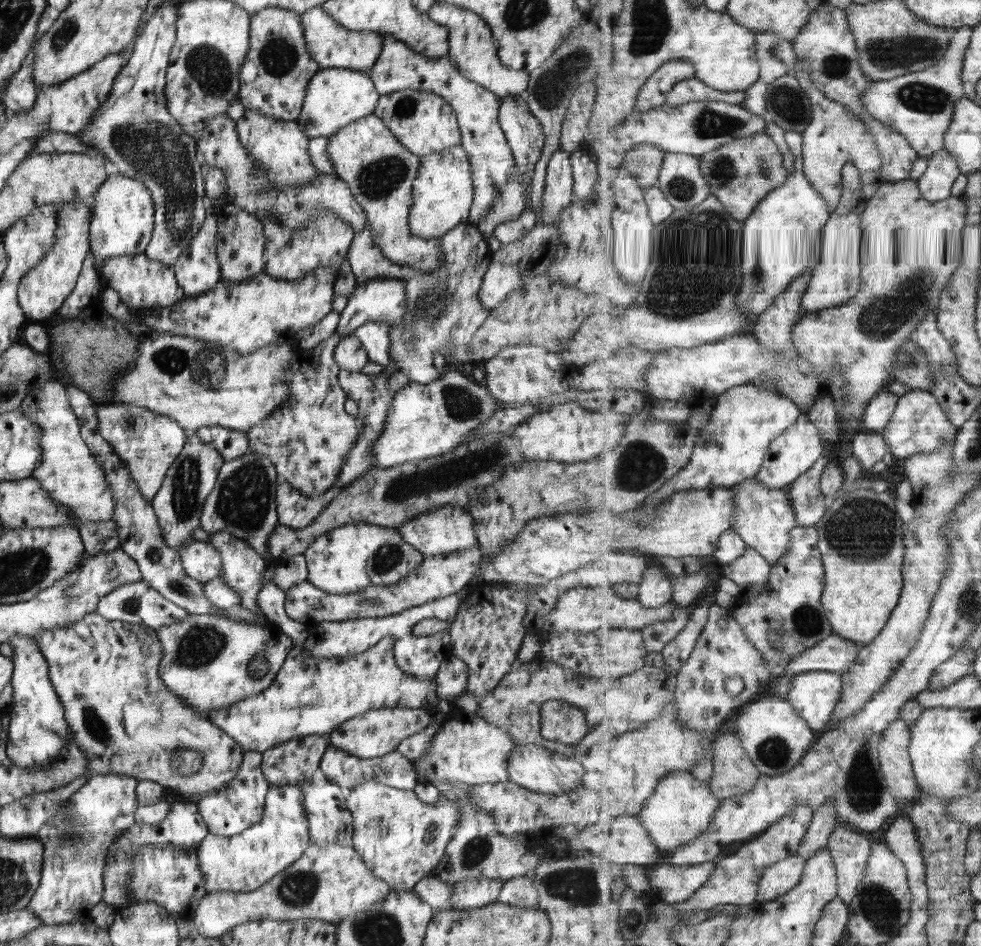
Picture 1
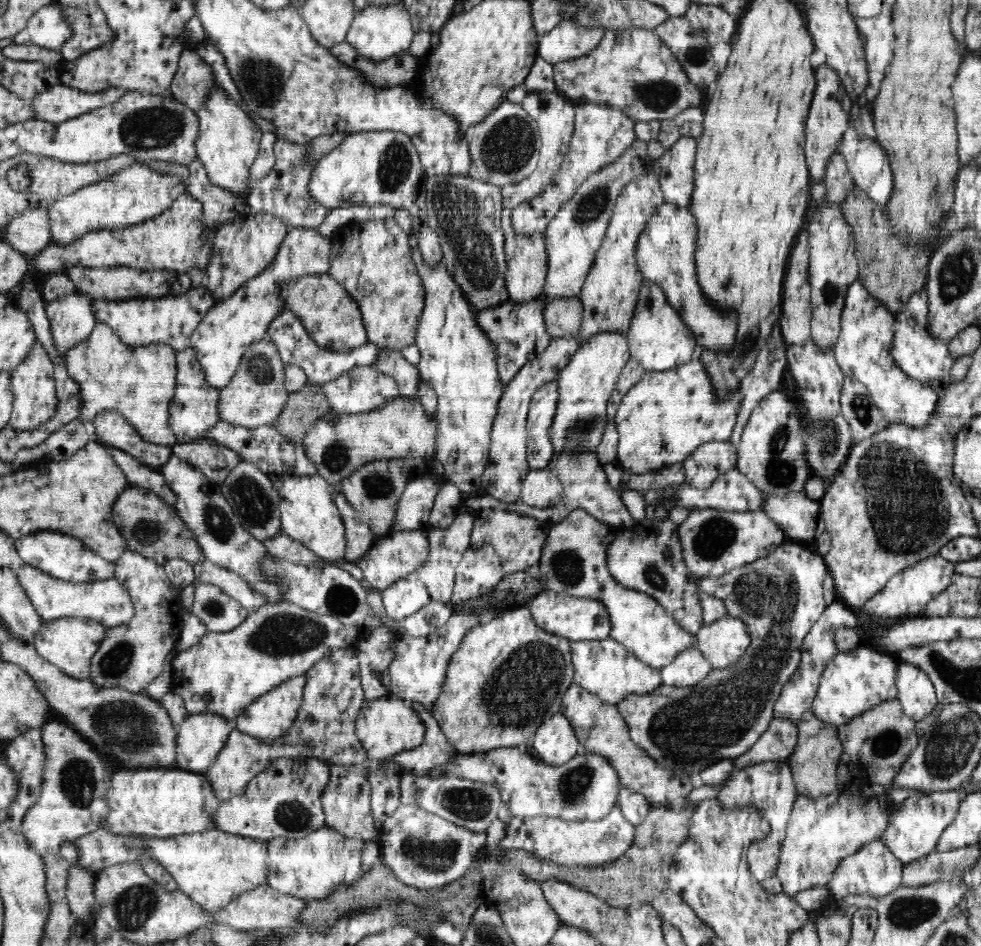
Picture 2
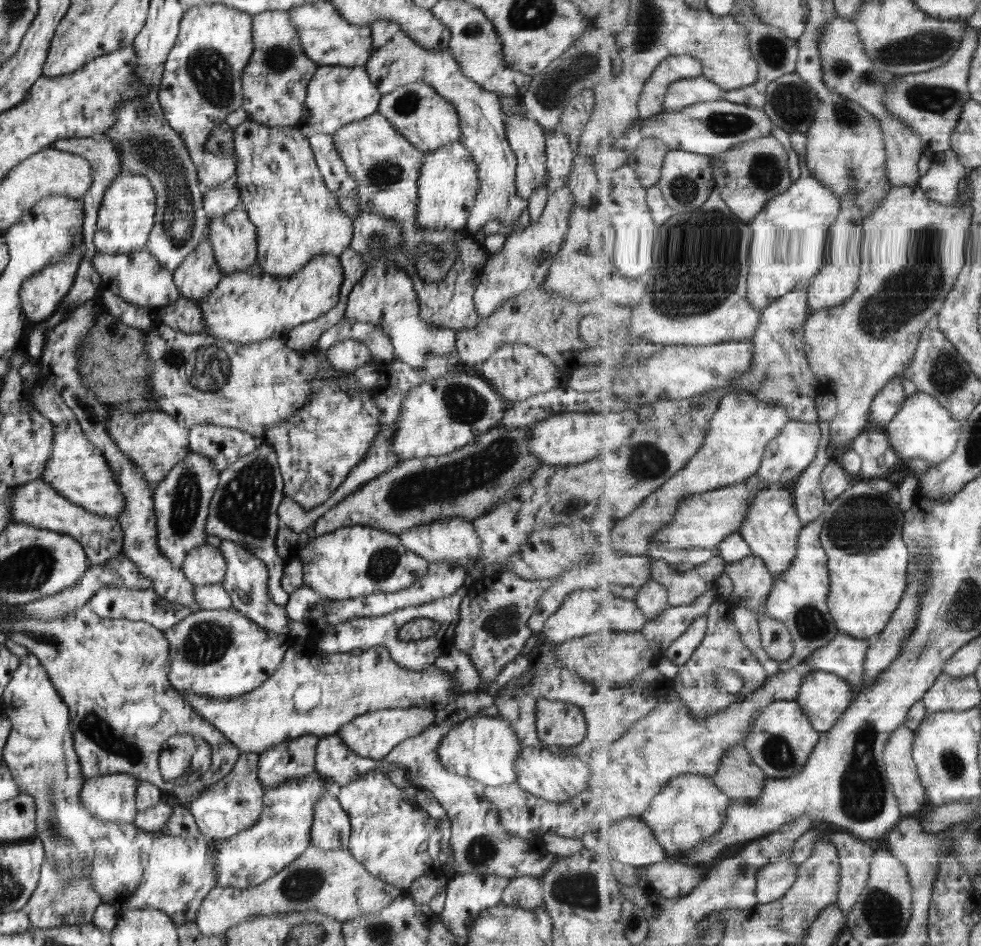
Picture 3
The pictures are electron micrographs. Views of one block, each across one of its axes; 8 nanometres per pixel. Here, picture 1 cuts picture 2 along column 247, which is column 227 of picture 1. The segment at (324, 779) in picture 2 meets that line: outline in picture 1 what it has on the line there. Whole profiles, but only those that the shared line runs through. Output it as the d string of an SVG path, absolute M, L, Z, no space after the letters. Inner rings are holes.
M245 751L237 778L234 778L226 789L209 793L197 803L200 815L208 825L209 833L232 837L258 824L262 821L266 796L270 788L272 785L266 781L262 773L262 753Z

